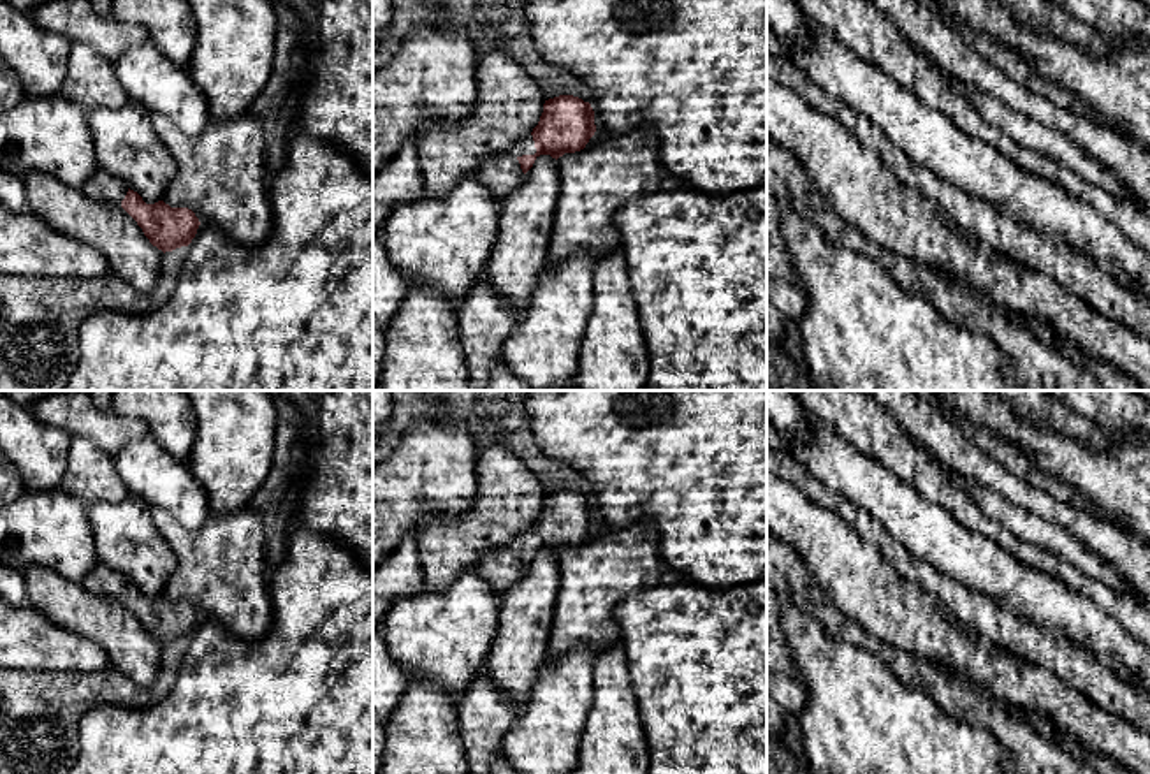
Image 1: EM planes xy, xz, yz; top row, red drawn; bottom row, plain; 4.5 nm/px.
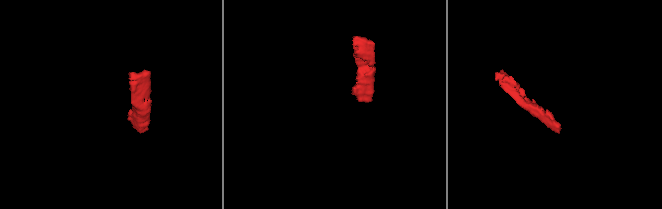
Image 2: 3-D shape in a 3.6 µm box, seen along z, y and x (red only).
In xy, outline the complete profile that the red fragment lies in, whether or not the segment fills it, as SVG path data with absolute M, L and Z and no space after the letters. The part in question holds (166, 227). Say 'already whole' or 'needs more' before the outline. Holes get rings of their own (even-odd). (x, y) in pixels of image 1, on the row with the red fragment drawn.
needs more | M97 169L81 190L91 199L120 204L137 222L149 243L164 253L188 246L200 225L192 209L171 208L164 201L146 204L125 181L102 169Z

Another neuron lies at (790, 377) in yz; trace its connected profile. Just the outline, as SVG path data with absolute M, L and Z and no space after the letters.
M767 341L767 385L777 391L818 391L811 376L782 352L781 345Z

